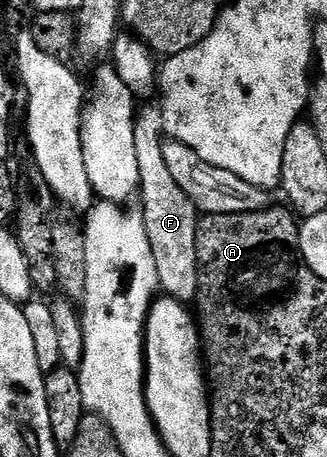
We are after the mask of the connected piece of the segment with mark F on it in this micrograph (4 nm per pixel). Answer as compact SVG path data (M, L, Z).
M152 103L136 114L134 123L134 151L138 154L140 187L139 212L144 218L146 239L150 239L150 251L154 255L154 267L158 271L159 288L175 301L195 302L198 291L198 255L196 254L196 227L198 210L186 191L178 187L164 155L166 134L159 104Z

